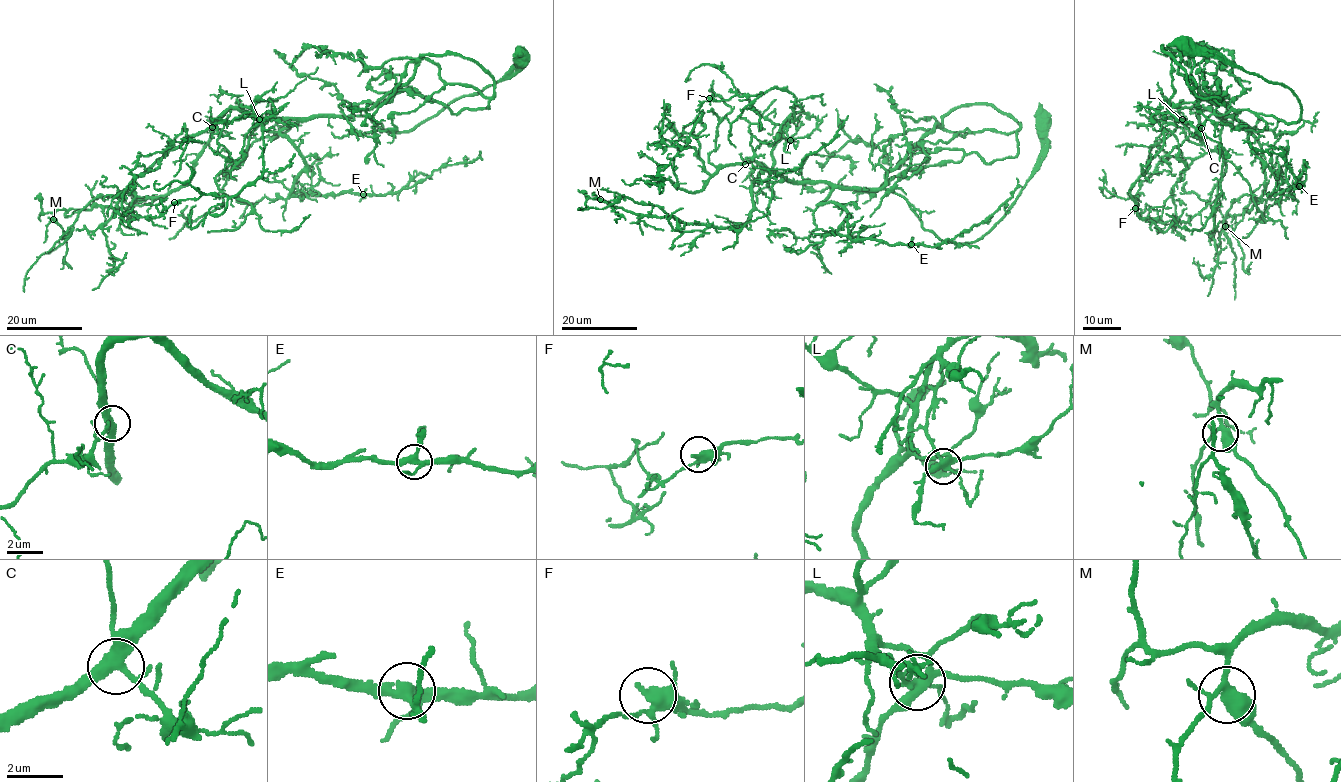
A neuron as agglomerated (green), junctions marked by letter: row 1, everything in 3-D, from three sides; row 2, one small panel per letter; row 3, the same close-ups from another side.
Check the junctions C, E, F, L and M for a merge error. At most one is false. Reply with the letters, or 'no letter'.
no letter

